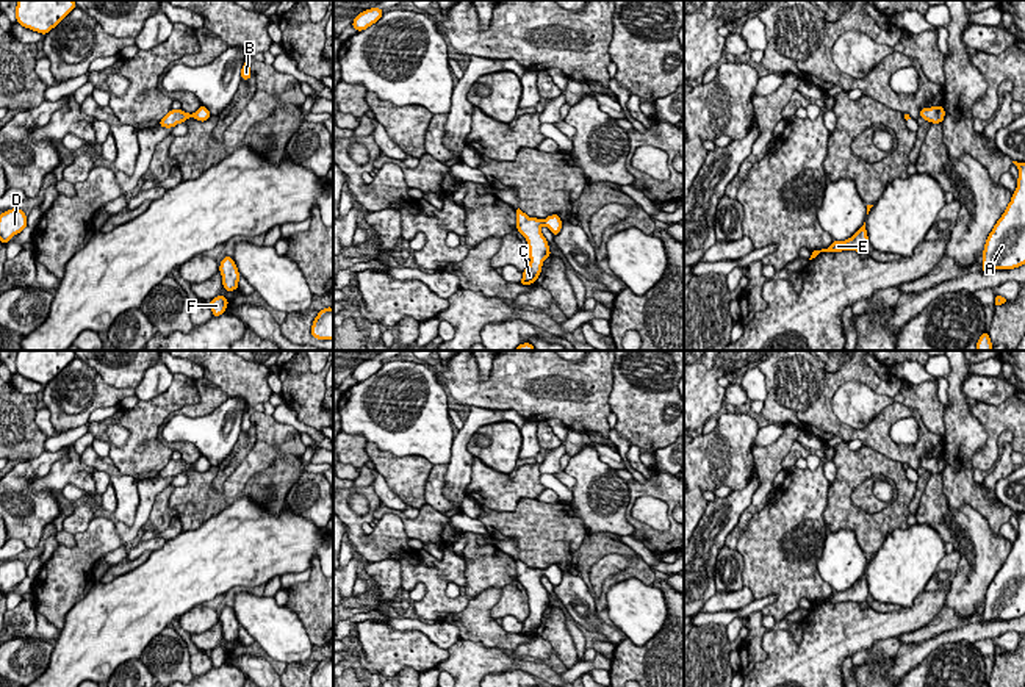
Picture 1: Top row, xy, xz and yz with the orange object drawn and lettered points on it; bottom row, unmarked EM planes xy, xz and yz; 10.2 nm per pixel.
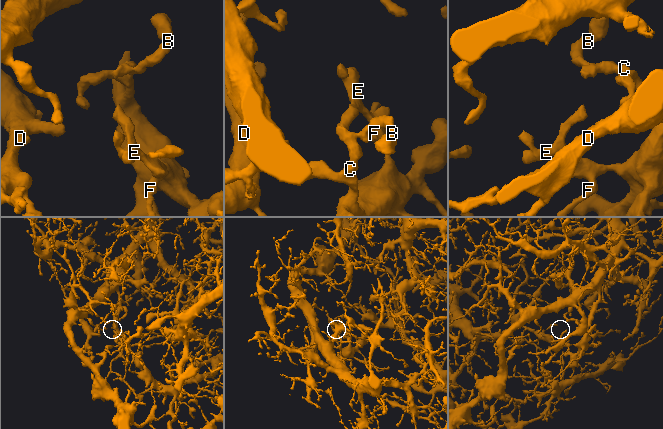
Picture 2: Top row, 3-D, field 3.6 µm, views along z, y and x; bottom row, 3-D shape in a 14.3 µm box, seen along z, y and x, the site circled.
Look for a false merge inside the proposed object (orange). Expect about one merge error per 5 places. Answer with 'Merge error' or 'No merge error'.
No merge error

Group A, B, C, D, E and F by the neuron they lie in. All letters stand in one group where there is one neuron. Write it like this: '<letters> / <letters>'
A B C D E F

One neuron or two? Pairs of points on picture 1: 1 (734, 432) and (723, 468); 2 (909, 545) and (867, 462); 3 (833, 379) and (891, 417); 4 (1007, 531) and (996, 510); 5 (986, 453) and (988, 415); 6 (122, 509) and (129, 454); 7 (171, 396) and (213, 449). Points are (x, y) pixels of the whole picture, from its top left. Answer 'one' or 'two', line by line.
1: one
2: two
3: one
4: two
5: one
6: two
7: two

